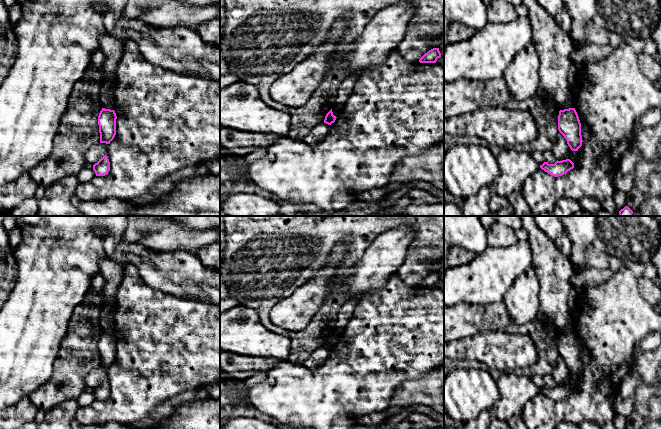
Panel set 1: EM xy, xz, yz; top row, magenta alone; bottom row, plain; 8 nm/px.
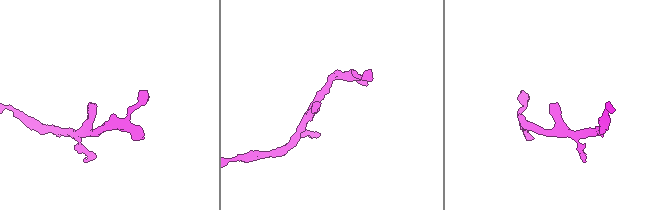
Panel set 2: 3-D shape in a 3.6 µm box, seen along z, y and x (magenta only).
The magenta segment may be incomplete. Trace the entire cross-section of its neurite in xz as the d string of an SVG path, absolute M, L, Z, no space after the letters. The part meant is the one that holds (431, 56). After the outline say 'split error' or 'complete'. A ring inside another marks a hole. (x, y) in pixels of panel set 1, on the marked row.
M433 48L425 53L419 60L420 63L436 63L437 59L441 57L439 48Z; complete

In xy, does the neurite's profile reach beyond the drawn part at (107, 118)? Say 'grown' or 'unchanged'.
unchanged

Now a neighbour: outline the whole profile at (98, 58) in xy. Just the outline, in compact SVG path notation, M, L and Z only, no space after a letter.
M100 49L96 50L92 54L90 65L94 69L101 71L101 68L102 68L104 62L105 62L105 55L103 54L103 52Z

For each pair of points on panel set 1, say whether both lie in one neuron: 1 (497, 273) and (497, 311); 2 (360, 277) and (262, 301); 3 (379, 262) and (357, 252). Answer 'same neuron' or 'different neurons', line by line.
1: different neurons
2: different neurons
3: different neurons

